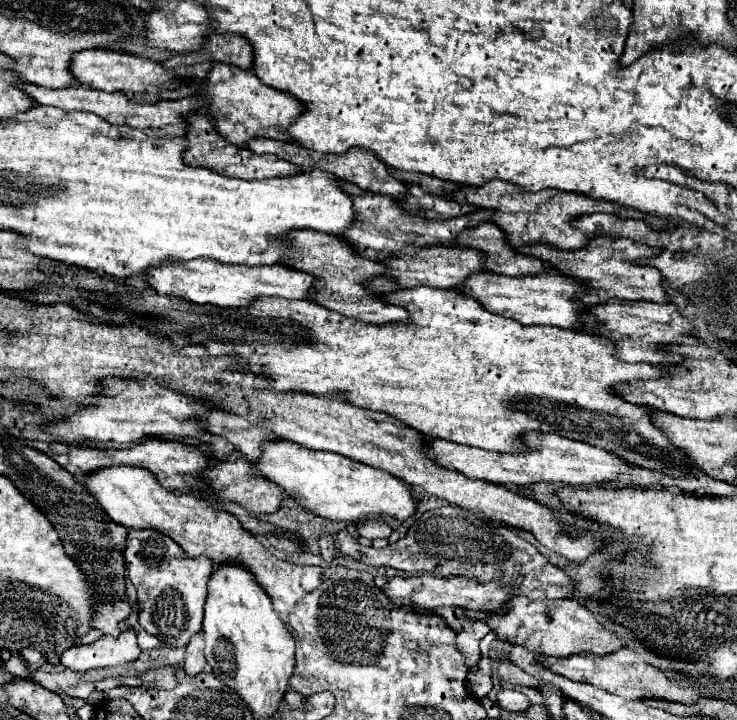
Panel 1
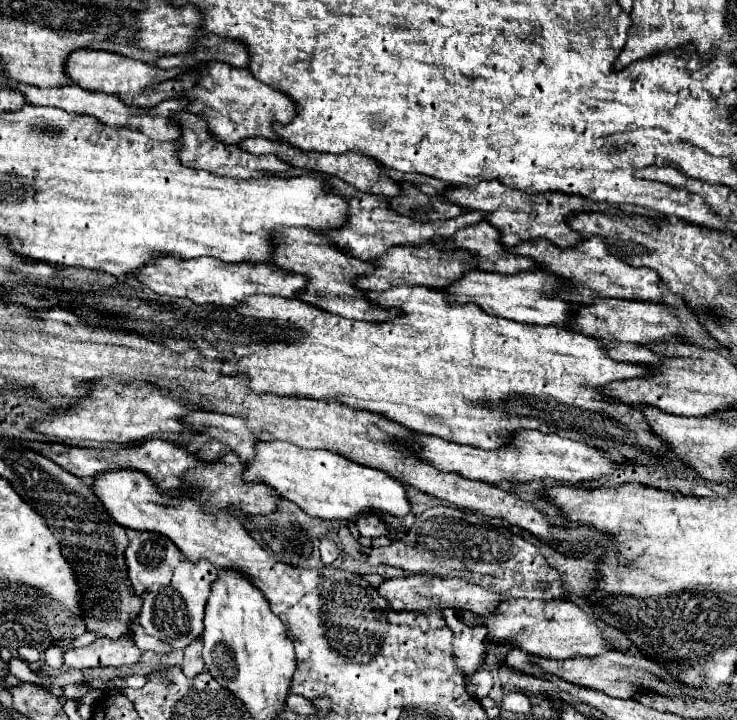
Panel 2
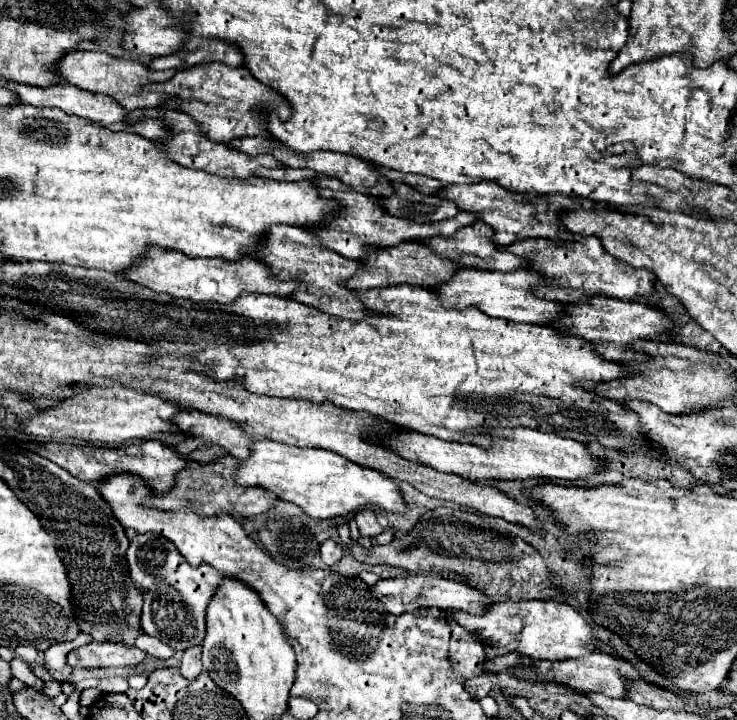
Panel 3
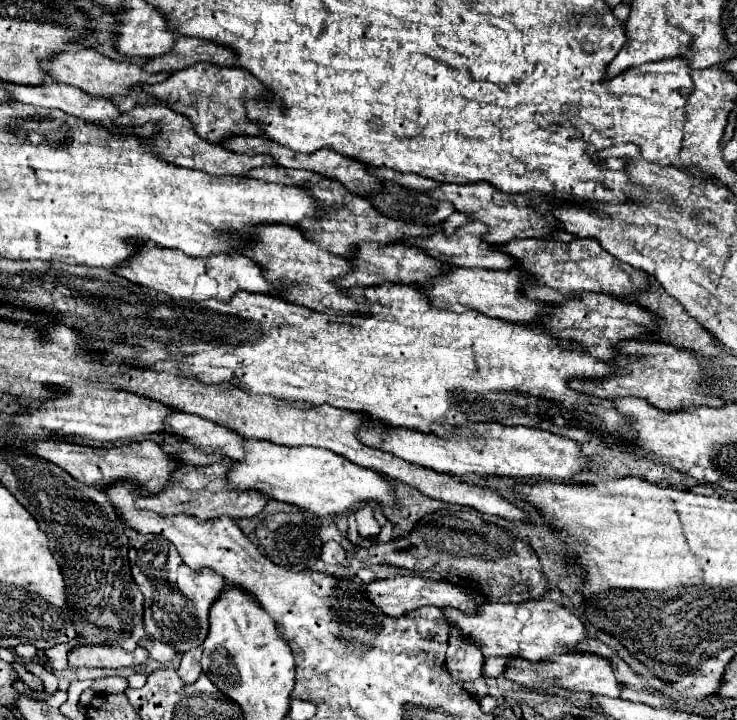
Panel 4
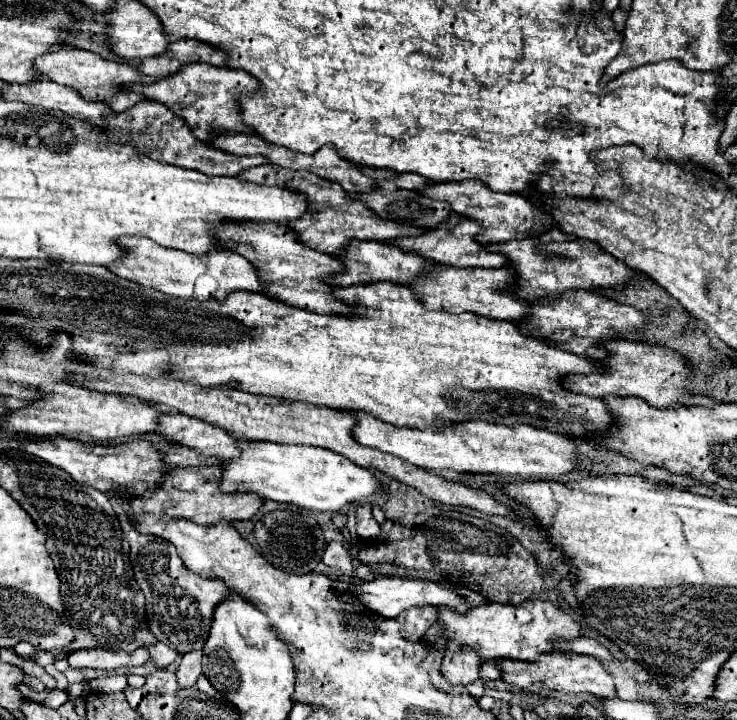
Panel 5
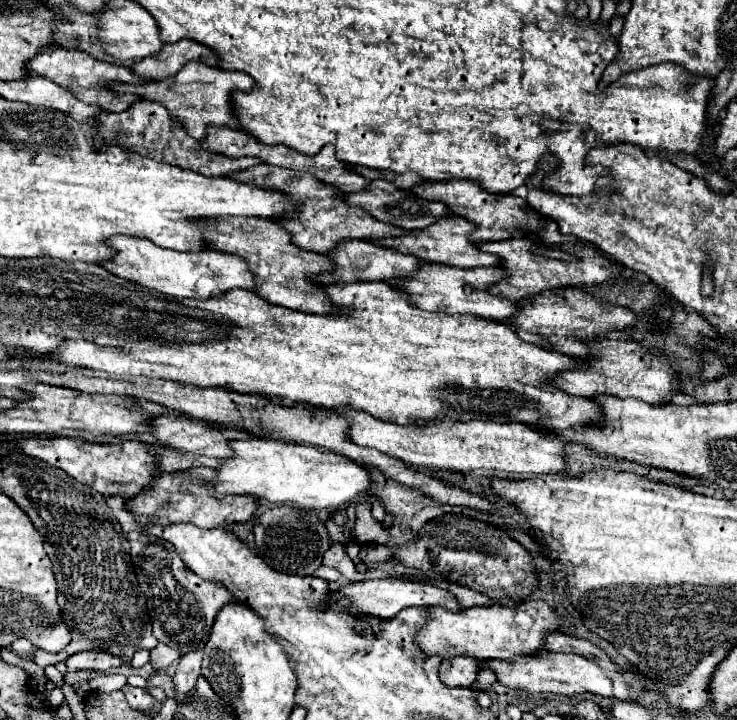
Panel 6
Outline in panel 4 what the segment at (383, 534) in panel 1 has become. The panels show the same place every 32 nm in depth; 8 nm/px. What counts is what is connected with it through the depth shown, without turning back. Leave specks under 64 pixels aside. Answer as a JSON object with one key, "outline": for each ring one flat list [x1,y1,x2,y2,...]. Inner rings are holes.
{"outline":[[370,506,356,510,356,522,358,522,358,534,362,538,376,538,380,534,380,524,376,522]]}

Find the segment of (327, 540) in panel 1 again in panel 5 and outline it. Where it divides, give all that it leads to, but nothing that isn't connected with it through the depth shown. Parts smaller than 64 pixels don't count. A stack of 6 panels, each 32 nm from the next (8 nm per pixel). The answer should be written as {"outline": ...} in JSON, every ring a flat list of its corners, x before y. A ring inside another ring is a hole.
{"outline":[[330,542,330,544,328,544,328,548,326,548,324,556,322,556,322,562,324,562,326,566,338,568,344,576,348,576,348,578,352,578,352,580,358,578,354,566,352,566,352,558,350,558,348,550,346,550,340,542]]}

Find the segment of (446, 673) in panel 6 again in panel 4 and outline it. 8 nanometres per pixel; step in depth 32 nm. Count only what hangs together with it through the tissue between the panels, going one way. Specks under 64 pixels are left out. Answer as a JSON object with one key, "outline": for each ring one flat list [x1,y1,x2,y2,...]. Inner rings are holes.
{"outline":[[452,634,454,638,448,640,448,652,446,652,446,668,454,682,470,682,476,680,482,674,484,656,478,652,476,644,458,640,458,634]]}

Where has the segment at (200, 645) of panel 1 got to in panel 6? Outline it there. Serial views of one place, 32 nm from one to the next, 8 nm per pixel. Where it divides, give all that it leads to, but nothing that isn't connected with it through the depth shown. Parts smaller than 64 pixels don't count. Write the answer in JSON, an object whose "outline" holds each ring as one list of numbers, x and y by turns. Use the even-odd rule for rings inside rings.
{"outline":[[190,652,180,658,176,674,172,676,176,694,186,694,196,686,196,678,200,676,200,662,202,662,202,652]]}

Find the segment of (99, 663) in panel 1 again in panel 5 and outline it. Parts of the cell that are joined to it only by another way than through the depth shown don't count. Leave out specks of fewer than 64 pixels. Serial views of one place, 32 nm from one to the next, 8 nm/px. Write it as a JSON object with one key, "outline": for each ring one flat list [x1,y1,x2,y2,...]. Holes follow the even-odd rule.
{"outline":[[104,648,92,650,78,650,68,654,70,668,100,668,100,670,114,670,120,666,142,666,148,660,148,650,138,648,132,656,126,652,110,652]]}

